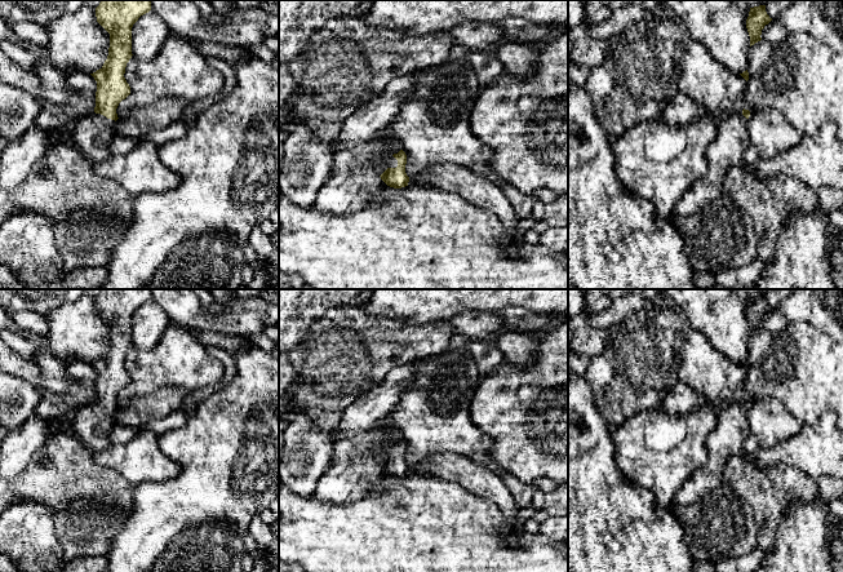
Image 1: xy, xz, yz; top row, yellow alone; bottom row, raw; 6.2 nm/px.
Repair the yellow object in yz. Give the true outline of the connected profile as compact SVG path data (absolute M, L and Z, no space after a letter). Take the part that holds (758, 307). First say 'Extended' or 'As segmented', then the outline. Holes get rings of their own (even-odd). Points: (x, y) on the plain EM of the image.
As segmented. M766 294L750 297L749 306L746 309L746 318L750 325L750 336L762 329L762 319L771 310L772 307L767 303Z

